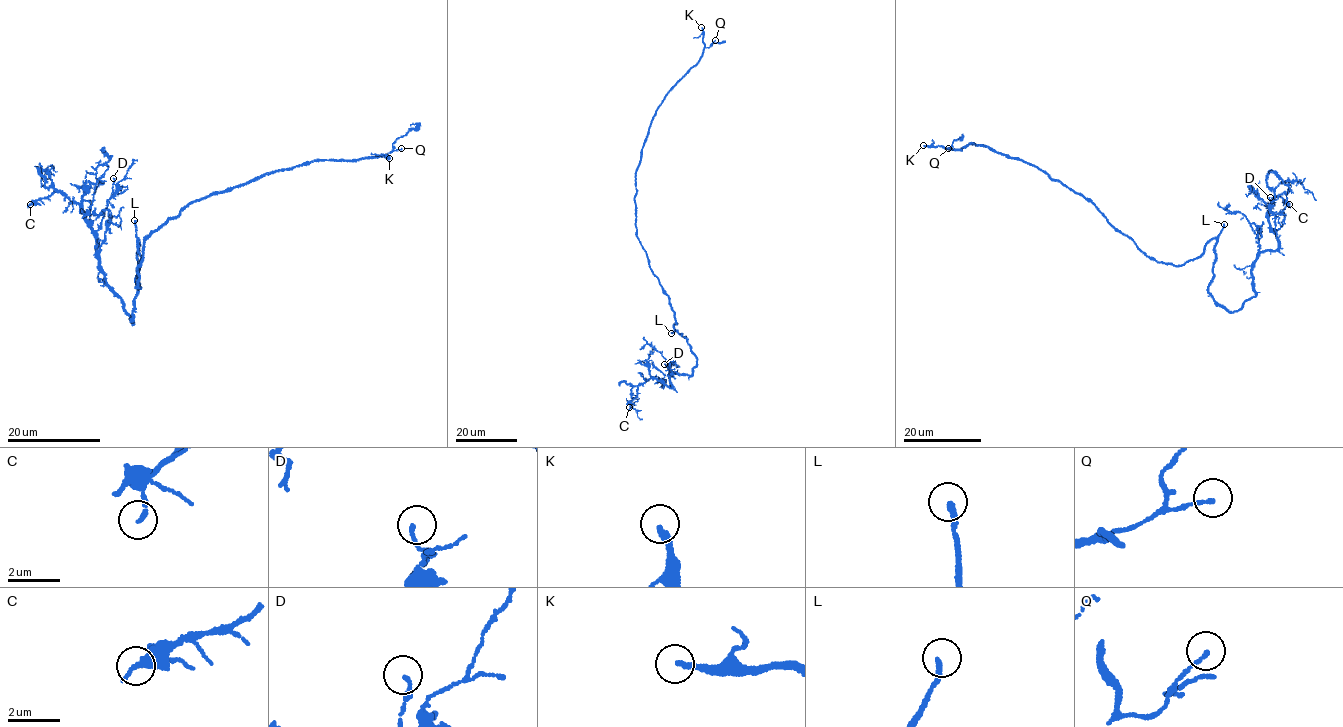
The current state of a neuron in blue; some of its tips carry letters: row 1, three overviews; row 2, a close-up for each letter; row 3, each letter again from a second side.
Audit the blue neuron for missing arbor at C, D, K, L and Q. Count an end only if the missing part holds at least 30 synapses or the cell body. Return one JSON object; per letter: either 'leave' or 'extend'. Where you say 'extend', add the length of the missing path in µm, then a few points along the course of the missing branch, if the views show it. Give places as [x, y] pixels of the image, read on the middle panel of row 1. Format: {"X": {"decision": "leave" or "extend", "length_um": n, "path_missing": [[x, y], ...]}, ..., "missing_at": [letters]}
{"C": {"decision": "leave"}, "D": {"decision": "leave"}, "K": {"decision": "extend", "length_um": 70}, "L": {"decision": "leave"}, "Q": {"decision": "leave"}, "missing_at": ["K"]}

